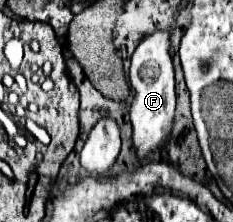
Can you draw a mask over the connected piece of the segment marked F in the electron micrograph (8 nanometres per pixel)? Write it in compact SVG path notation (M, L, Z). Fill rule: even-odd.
M157 30L147 36L131 56L129 82L133 90L131 104L131 124L133 124L133 144L137 156L147 156L151 150L159 148L171 134L173 114L175 114L175 74L171 58L171 30Z

